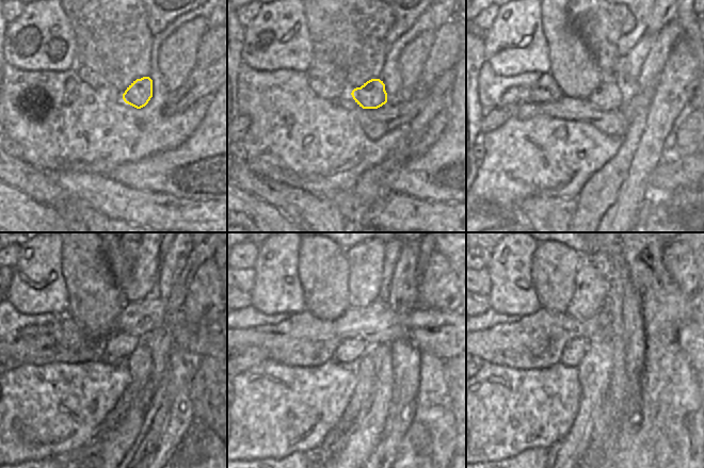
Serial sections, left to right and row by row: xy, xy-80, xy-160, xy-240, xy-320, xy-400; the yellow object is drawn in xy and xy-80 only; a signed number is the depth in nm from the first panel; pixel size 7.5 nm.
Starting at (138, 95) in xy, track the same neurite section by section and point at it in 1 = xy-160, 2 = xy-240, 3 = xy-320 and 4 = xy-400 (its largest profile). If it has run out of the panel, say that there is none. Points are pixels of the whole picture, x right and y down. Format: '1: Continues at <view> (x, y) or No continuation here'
1: Continues at xy-160 (609, 95)
2: Continues at xy-240 (117, 347)
3: Continues at xy-320 (348, 352)
4: Continues at xy-400 (575, 350)

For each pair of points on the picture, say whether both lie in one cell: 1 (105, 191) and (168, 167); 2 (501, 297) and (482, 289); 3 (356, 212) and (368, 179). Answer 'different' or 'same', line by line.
1: different
2: different
3: different

